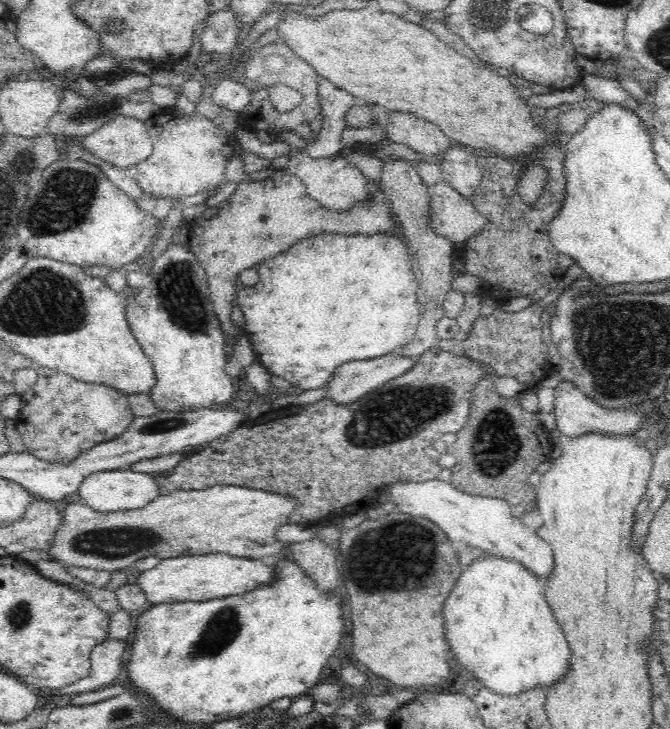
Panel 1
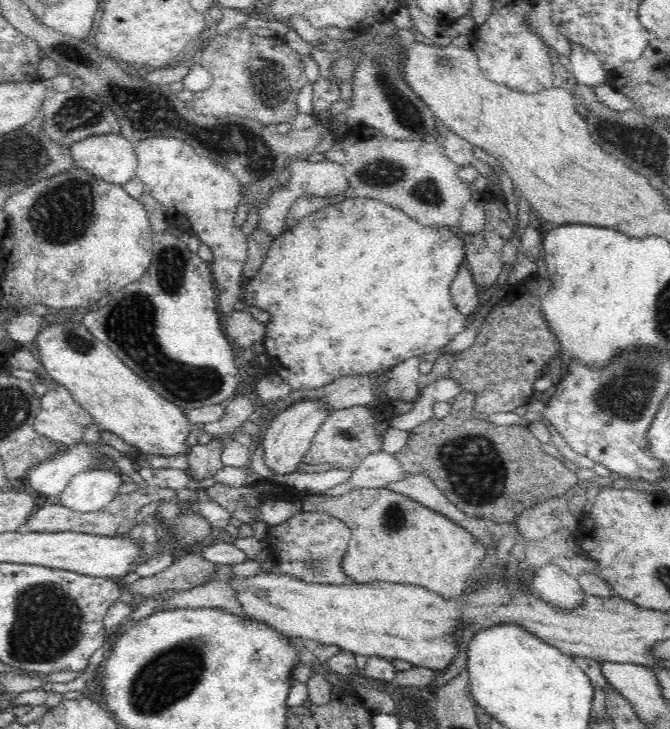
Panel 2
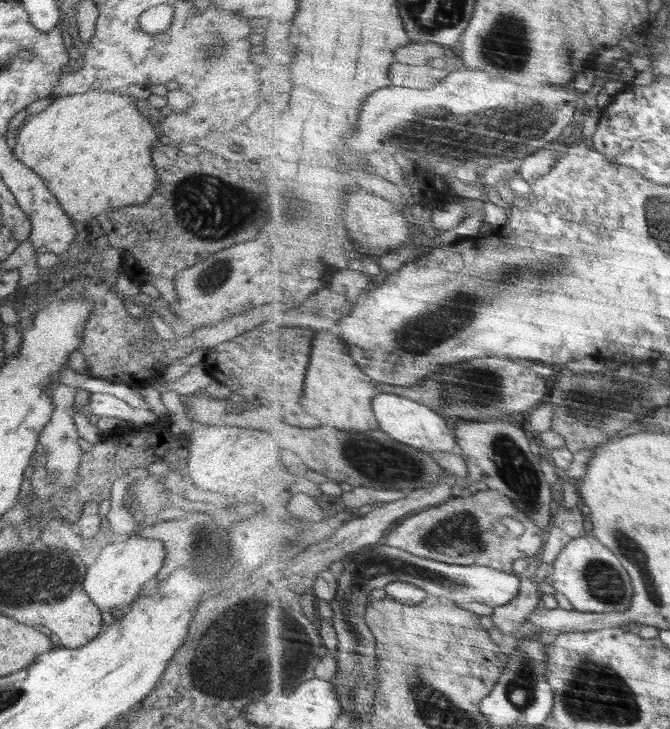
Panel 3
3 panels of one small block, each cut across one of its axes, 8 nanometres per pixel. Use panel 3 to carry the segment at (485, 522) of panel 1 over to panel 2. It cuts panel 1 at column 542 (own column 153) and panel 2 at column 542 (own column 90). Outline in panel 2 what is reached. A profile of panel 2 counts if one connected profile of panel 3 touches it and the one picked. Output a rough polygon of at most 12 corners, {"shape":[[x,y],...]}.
{"shape":[[552,561],[531,586],[544,603],[572,611],[585,602],[578,579]]}

